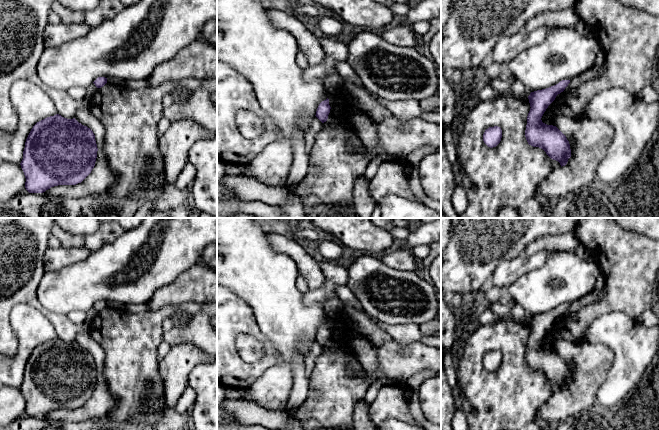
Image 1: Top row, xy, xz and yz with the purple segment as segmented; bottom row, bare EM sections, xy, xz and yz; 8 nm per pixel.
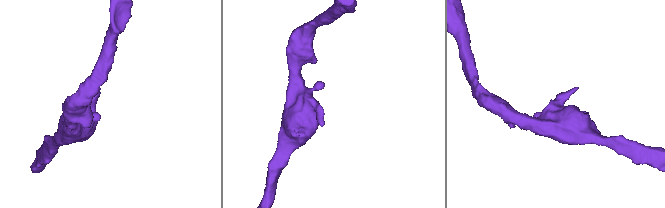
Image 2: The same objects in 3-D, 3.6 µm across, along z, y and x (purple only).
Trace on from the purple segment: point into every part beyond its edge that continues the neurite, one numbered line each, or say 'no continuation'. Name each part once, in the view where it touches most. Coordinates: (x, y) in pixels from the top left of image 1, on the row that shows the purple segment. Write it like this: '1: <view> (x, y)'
no continuation

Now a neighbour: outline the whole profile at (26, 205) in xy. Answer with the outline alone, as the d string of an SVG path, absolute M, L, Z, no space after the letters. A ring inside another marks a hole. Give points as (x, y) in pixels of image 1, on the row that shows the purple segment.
M28 192L0 201L0 218L133 218L141 205L134 197L113 197L107 192L81 198L49 197Z

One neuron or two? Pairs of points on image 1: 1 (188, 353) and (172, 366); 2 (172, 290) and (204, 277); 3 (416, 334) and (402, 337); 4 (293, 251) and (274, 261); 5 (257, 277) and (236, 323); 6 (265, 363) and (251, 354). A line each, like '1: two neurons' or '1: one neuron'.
1: one neuron
2: one neuron
3: one neuron
4: two neurons
5: two neurons
6: two neurons

